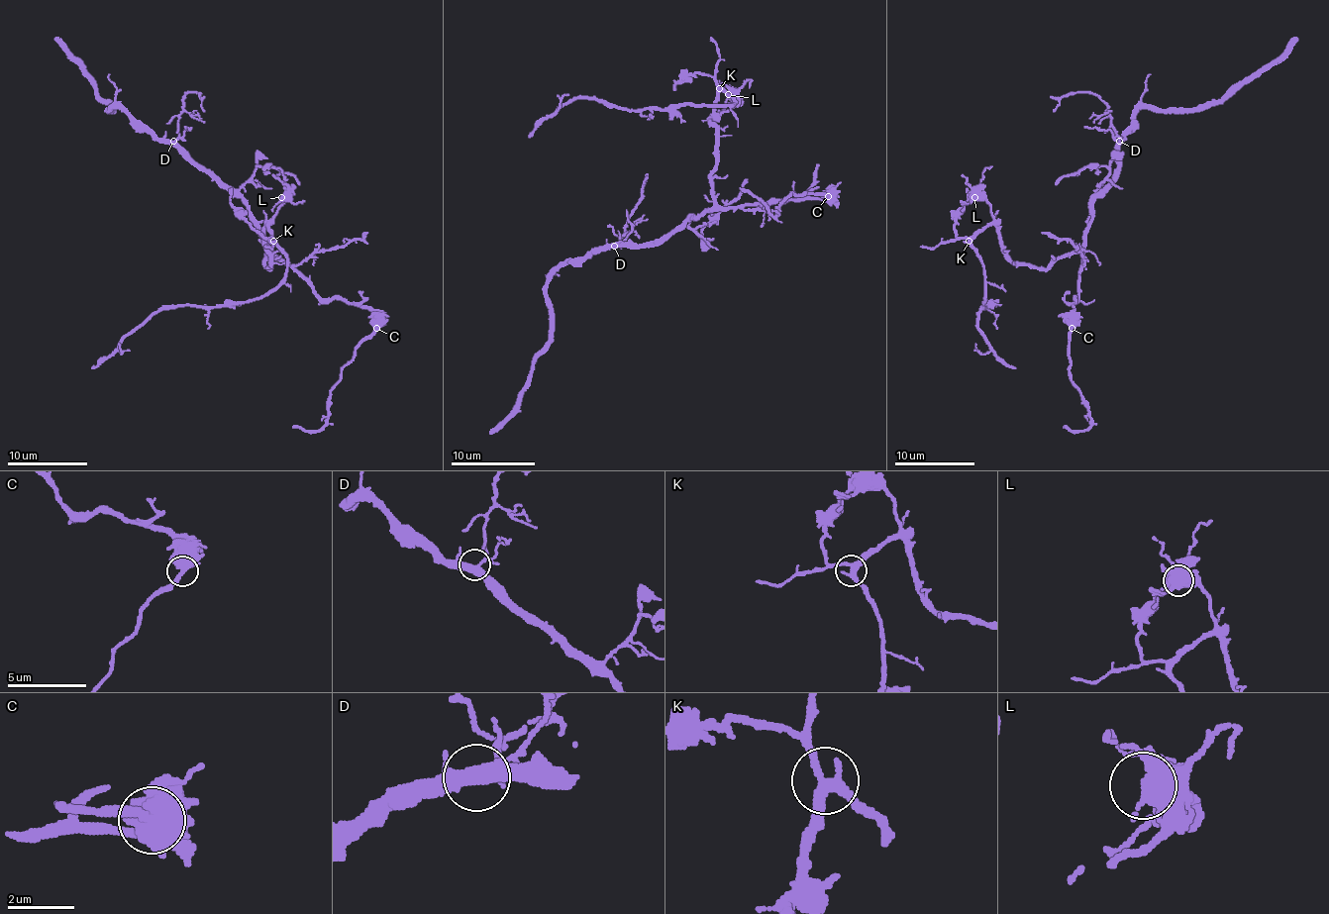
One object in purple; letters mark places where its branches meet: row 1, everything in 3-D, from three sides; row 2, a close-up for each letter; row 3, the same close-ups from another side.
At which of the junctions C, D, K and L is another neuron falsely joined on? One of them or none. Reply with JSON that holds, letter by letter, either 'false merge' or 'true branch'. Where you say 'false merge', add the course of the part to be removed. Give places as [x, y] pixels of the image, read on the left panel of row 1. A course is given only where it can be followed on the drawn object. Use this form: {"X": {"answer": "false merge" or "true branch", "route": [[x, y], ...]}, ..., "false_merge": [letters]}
{"C": {"answer": "true branch"}, "D": {"answer": "true branch"}, "K": {"answer": "true branch"}, "L": {"answer": "true branch"}, "false_merge": []}

